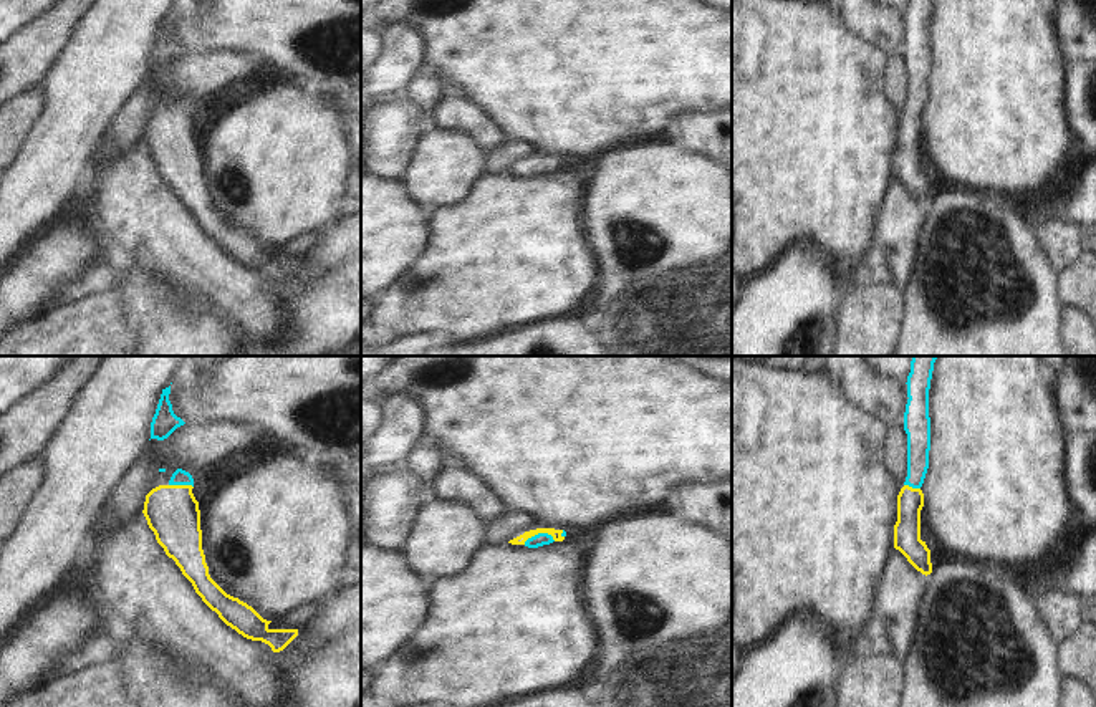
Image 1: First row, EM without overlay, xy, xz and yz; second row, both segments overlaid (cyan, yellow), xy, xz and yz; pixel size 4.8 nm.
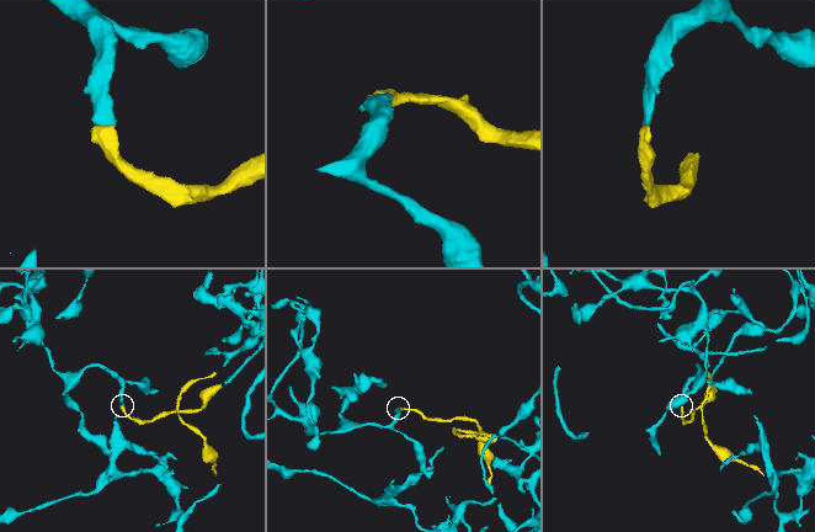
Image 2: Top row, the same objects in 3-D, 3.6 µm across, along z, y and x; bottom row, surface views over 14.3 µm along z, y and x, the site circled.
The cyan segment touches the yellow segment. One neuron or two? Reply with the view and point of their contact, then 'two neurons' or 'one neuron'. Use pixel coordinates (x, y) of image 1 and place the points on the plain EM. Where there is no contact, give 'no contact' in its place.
meets cyan in xz at (538, 163); one neuron

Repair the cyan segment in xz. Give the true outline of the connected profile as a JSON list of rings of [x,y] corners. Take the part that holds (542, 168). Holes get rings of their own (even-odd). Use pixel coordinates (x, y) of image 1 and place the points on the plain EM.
[[[536,157],[525,161],[523,164],[510,169],[512,174],[525,174],[528,177],[538,177],[543,174],[550,174],[553,171],[563,171],[566,166],[565,159],[555,159],[555,157]]]

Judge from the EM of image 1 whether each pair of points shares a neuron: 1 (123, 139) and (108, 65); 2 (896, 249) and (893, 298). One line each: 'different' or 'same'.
1: different
2: different

